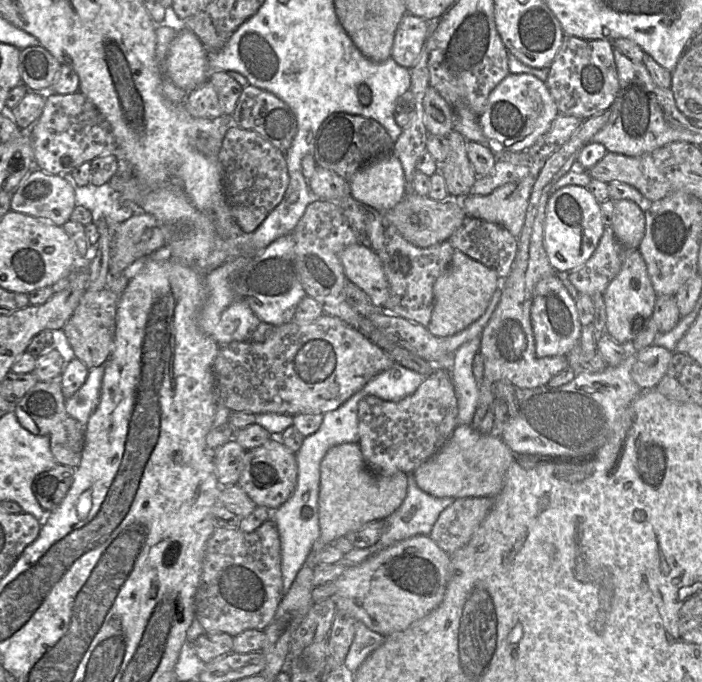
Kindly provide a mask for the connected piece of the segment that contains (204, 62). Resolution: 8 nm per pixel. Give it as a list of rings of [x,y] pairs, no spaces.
[[[188,28],[177,33],[167,52],[167,79],[189,93],[210,77],[208,53],[197,35]]]

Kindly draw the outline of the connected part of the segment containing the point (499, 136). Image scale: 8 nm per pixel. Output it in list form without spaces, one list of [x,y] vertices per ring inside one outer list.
[[[509,73],[489,94],[478,122],[489,142],[500,149],[523,152],[548,131],[558,114],[545,82],[530,74]]]

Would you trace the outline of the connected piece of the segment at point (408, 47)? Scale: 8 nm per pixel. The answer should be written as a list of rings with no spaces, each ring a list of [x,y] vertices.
[[[406,13],[395,31],[391,57],[400,66],[411,69],[429,35],[430,22]]]

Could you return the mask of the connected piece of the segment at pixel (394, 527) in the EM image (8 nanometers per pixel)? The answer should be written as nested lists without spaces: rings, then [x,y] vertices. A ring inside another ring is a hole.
[[[407,474],[407,483],[406,497],[400,507],[385,519],[385,529],[379,540],[370,547],[363,549],[354,547],[353,550],[344,554],[347,567],[361,563],[371,555],[398,541],[415,535],[429,535],[440,513],[455,501],[454,498],[437,498],[423,492],[417,486],[413,474]]]

